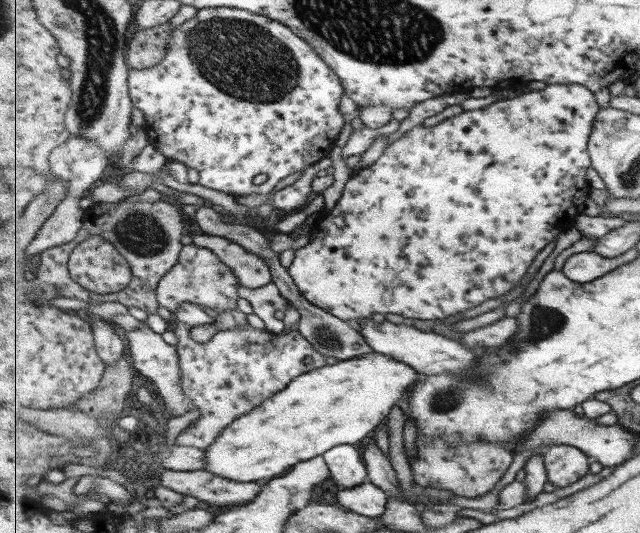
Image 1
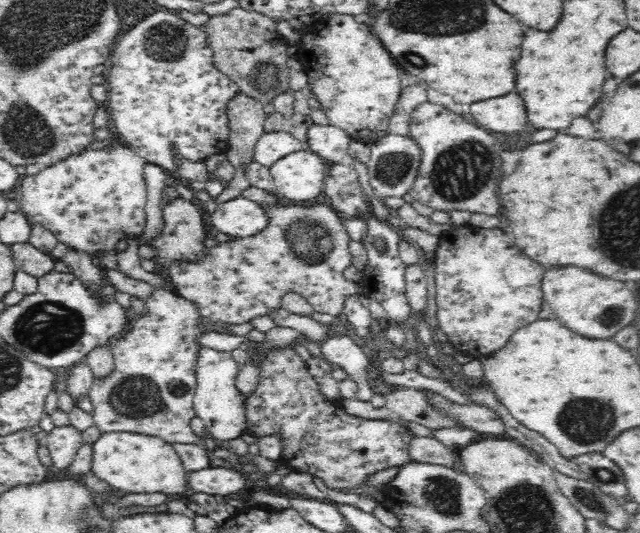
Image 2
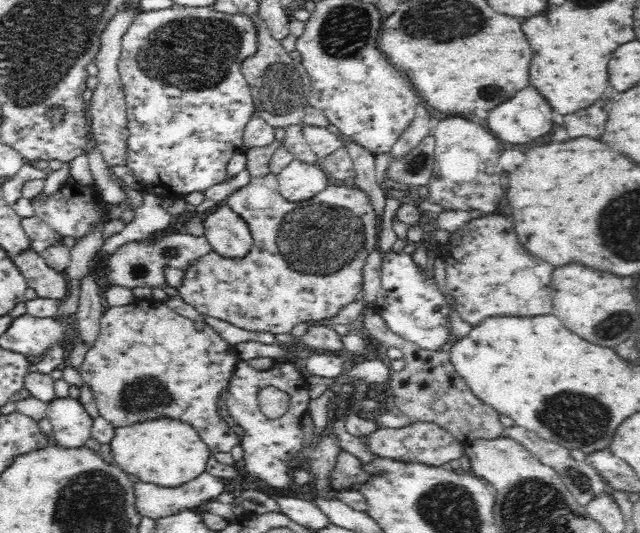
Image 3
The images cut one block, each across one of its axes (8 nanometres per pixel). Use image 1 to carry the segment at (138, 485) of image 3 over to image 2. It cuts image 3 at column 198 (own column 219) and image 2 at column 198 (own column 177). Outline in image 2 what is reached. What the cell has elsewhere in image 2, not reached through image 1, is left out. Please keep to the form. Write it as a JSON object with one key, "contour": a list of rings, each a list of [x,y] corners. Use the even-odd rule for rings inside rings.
{"contour":[[[237,466],[229,467],[208,467],[204,470],[197,470],[190,474],[188,486],[193,492],[202,492],[209,495],[219,494],[225,496],[236,494],[242,488],[246,488],[245,473],[242,473]]]}

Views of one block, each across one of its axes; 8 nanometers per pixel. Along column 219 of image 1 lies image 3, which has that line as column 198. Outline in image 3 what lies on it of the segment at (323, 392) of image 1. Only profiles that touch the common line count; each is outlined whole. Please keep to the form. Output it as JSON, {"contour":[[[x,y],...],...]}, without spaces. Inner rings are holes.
{"contour":[[[154,419],[115,428],[109,442],[114,457],[113,465],[128,474],[138,476],[142,482],[163,487],[177,487],[186,480],[196,478],[206,470],[206,444],[195,434],[190,423],[180,423],[174,419]]]}

